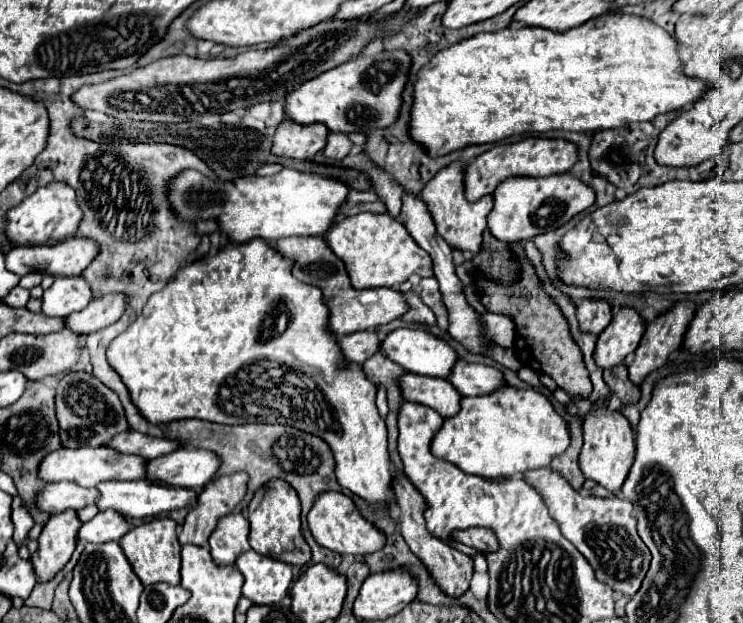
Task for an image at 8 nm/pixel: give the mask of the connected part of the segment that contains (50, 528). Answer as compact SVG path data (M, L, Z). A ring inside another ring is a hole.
M75 511L59 513L57 517L49 517L47 525L39 535L39 547L31 555L31 563L35 575L41 583L51 581L71 559L71 553L77 545L77 529L81 521Z

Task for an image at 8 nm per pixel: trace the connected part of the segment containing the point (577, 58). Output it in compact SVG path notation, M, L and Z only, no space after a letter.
M603 15L597 19L589 19L587 23L573 27L565 33L553 33L541 27L507 27L495 33L479 33L459 43L453 43L449 49L441 49L427 65L423 65L417 73L417 81L413 83L413 107L411 107L411 121L409 121L409 137L417 141L425 149L429 157L441 157L469 145L483 145L483 143L497 143L513 135L525 133L547 133L547 131L603 131L603 129L617 129L633 121L651 121L659 113L683 109L701 97L707 85L701 79L685 77L681 73L681 59L677 53L677 41L659 25L649 23L645 17L637 15Z

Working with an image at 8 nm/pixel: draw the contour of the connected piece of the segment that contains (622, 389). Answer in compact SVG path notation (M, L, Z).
M619 365L619 367L613 367L613 369L607 369L603 373L603 379L609 387L609 391L625 405L625 403L637 403L641 393L639 393L639 387L635 387L631 381L629 381L629 375L627 375L627 367L625 365Z

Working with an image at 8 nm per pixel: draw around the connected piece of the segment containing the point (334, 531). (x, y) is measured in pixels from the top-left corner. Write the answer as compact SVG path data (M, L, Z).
M325 491L317 497L317 501L313 503L309 515L309 531L313 535L313 539L321 545L327 547L339 555L367 555L367 553L375 553L379 549L383 549L385 545L385 537L365 519L357 513L355 503L343 495L341 491Z

